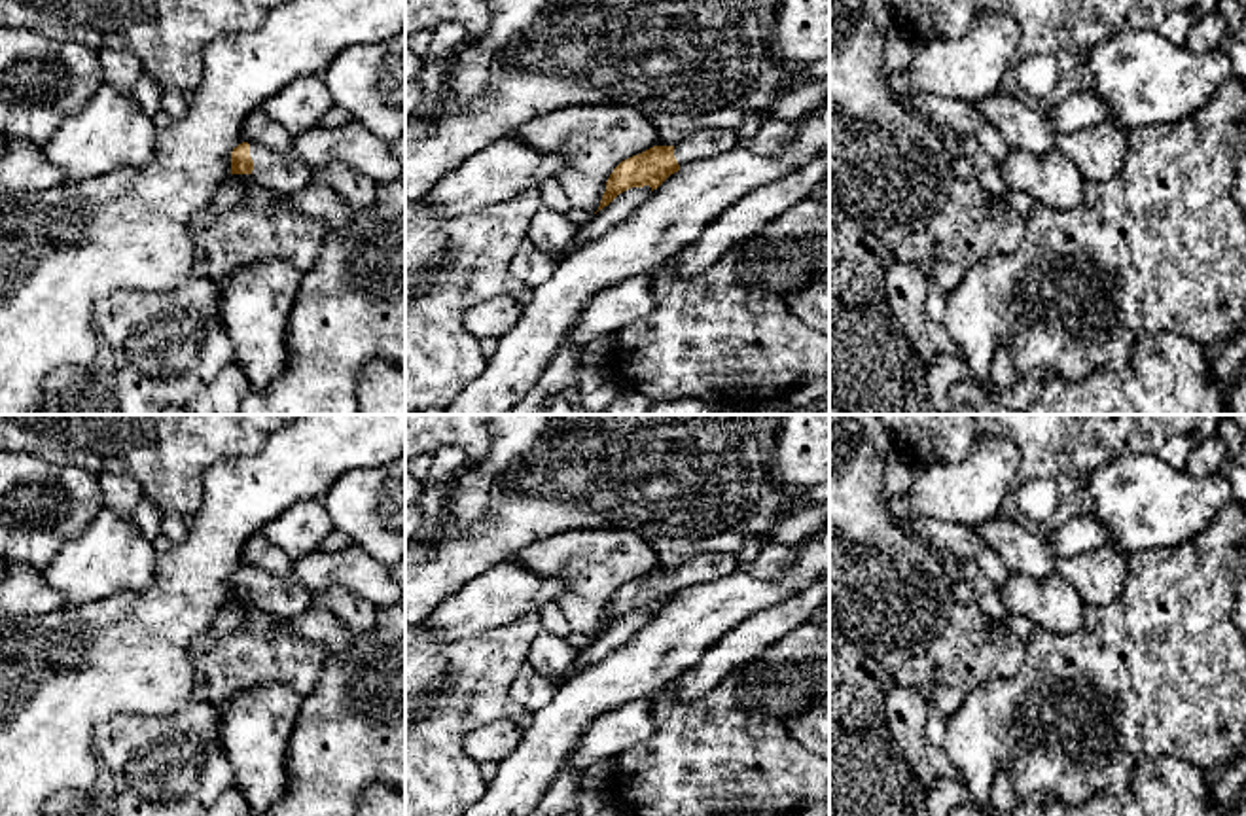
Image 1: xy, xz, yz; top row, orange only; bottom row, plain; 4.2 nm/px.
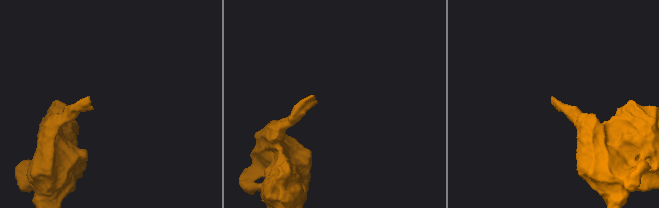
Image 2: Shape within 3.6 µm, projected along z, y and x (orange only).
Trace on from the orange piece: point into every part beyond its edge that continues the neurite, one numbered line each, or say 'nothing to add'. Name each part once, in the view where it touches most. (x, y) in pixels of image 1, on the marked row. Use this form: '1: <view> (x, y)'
1: xy (283, 173)

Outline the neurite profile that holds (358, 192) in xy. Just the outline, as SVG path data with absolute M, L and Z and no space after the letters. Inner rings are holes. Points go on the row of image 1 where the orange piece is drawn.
M341 161L328 165L324 182L331 186L347 203L347 212L367 210L377 197L377 184L365 174L352 170Z

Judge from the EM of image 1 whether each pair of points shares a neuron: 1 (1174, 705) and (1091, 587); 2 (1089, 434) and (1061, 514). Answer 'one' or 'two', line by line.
1: two
2: one

